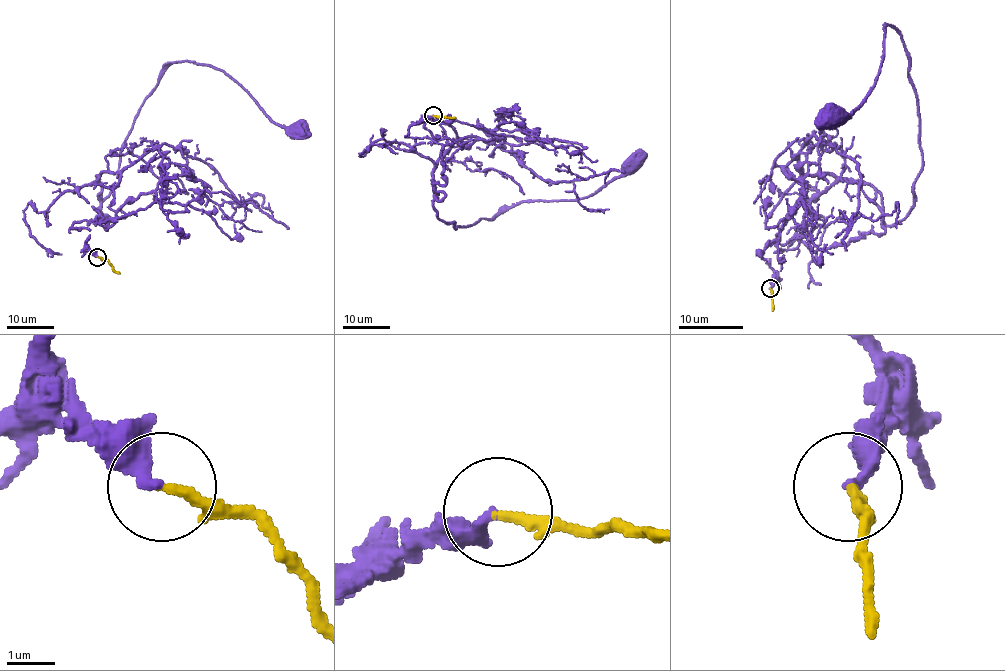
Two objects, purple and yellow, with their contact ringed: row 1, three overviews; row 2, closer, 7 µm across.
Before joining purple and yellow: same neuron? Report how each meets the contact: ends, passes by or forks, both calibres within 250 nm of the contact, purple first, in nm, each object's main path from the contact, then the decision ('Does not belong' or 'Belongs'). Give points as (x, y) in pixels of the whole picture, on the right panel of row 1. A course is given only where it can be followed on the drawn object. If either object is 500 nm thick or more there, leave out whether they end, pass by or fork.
At the ring purple ends. At the ring yellow ends. Thickness 280 nm (purple) against 220 nm. Course of purple: (770, 288), (778, 249), (847, 244), (913, 204), (919, 113), (895, 28), (884, 26), (874, 87), (829, 119). Course of yellow: (770, 288), (773, 310). Belongs

